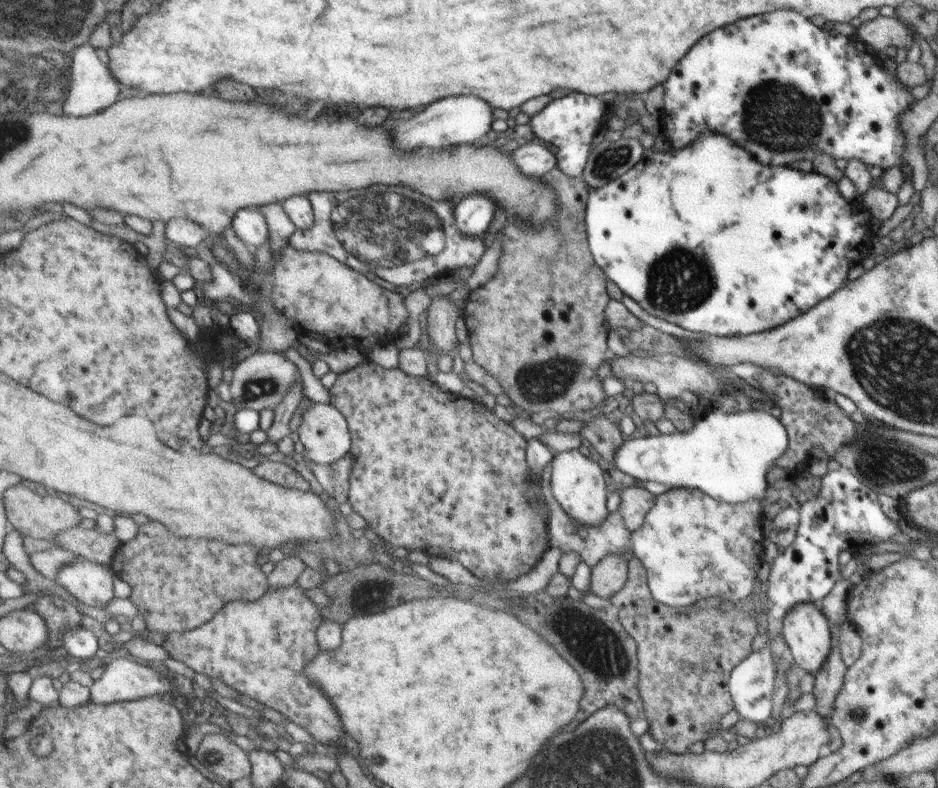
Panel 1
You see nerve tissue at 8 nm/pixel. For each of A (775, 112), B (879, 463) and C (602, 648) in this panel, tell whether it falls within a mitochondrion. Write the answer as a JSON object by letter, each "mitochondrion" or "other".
{"A":"mitochondrion","B":"mitochondrion","C":"mitochondrion"}

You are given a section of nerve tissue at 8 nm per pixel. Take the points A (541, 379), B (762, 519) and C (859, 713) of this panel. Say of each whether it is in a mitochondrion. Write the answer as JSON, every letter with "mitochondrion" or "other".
{"A":"mitochondrion","B":"other","C":"mitochondrion"}

